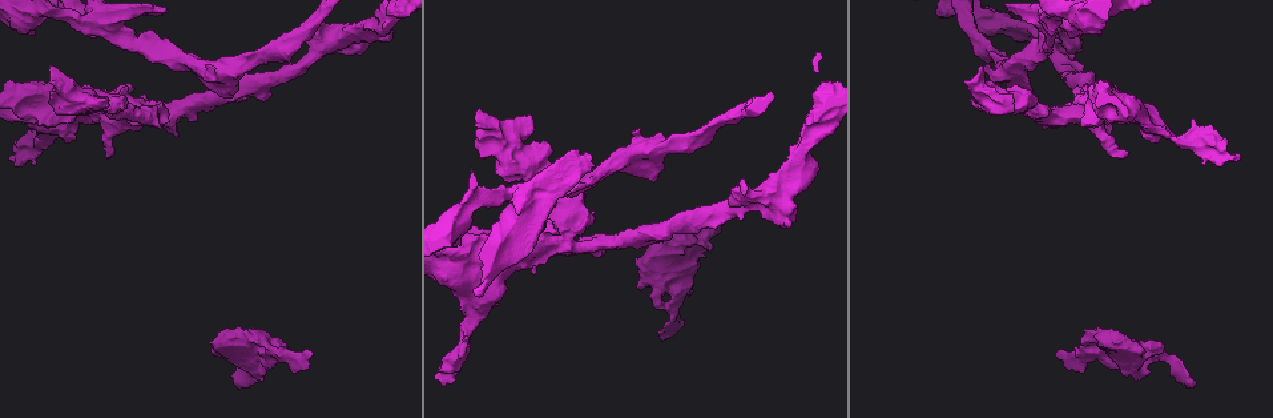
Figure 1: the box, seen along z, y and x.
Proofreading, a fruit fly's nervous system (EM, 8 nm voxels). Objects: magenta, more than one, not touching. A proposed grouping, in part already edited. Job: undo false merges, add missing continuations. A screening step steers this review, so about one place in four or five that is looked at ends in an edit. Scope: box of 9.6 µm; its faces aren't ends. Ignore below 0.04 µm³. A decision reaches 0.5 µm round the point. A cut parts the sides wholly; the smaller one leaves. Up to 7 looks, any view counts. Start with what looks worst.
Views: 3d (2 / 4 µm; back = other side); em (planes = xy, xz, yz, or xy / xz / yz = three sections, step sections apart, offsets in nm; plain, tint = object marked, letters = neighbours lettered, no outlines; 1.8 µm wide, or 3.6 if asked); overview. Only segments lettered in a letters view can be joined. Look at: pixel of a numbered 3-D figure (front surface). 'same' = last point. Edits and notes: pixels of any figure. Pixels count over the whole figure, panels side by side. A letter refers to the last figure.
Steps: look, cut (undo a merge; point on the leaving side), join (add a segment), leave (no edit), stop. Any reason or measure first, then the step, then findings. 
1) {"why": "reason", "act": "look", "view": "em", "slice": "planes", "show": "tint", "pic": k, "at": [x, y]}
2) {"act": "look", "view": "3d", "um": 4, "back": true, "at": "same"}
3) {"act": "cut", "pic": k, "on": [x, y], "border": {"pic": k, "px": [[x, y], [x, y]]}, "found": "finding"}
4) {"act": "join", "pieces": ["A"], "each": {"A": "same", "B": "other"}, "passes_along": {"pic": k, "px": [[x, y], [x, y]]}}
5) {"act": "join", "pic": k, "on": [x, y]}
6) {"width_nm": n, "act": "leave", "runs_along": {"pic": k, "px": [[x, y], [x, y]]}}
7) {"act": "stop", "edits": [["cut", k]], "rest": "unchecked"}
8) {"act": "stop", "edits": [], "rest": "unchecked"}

{"why": "stops while still wide", "act": "look", "view": "3d", "um": 4, "pic": 1, "at": [1117, 341]}

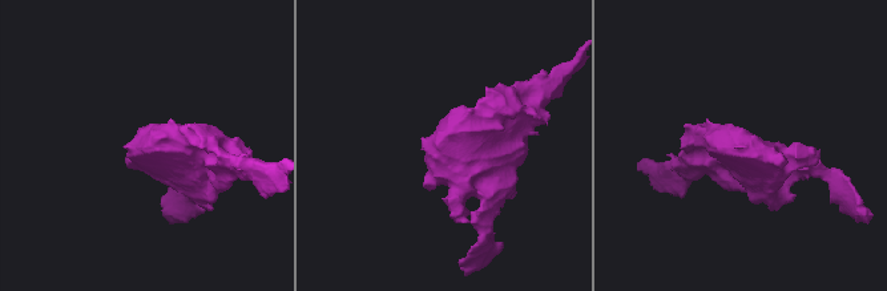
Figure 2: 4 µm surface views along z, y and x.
{"why": "need the tissue", "act": "look", "view": "em", "slice": "planes", "show": "letters", "pic": 2, "at": [743, 146]}

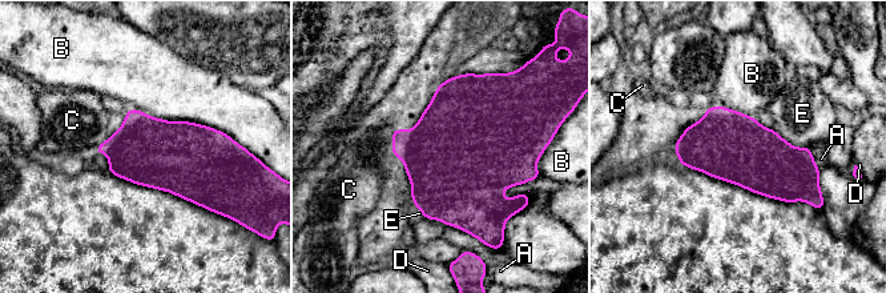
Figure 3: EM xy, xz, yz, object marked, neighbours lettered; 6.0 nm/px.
{"width_nm": 420, "act": "leave", "each": {"A": "other", "B": "other", "C": "other", "D": "other", "E": "other"}, "border": {"pic": 3, "px": [[125, 113], [124, 123], [96, 144]]}, "found": "no lettered segment goes on from it"}

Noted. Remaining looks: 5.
{"why": "branch stops here", "act": "look", "view": "3d", "um": 4, "pic": 1, "at": [118, 98]}

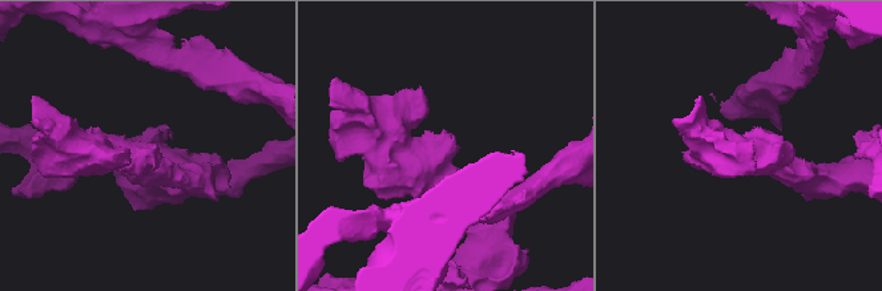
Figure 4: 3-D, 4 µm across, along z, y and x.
{"why": "now the EM", "act": "look", "view": "em", "slice": "yz", "step": 4, "show": "letters", "pic": 4, "at": [443, 133]}

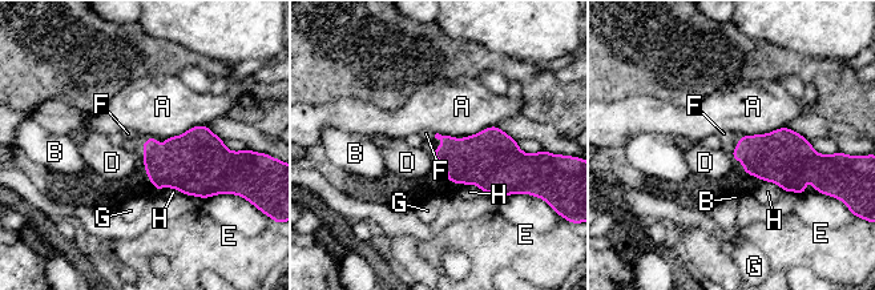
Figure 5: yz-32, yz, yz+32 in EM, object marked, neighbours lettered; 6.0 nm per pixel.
{"act": "leave", "each": {"A": "other", "B": "other", "D": "other", "E": "other", "F": "other", "G": "other", "H": "other"}, "border": {"pic": 5, "px": [[736, 148], [730, 154]]}, "found": "no lettered segment goes on from it"}

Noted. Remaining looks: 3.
{"why": "branch stops here", "act": "look", "view": "em", "slice": "planes", "show": "letters", "pic": 1, "at": [237, 372]}

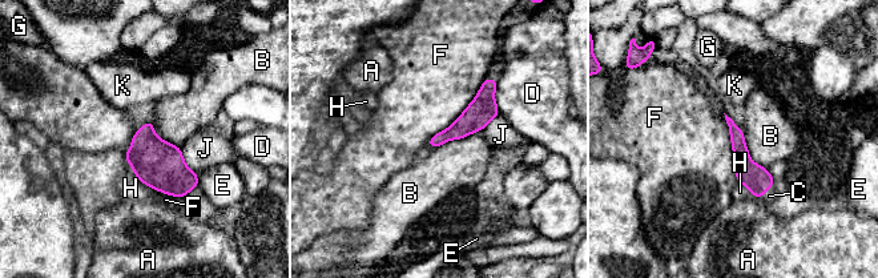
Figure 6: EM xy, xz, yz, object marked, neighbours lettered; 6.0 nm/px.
{"width_nm": 110, "act": "join", "pieces": ["C"], "each": {"A": "other", "B": "other", "C": "same", "D": "other", "E": "other", "F": "other", "G": "other", "H": "other", "J": "other", "K": "other"}, "passes_along": {"pic": 6, "px": [[756, 178], [765, 189], [769, 196]]}, "found": "it goes on there"}

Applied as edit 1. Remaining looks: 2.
{"act": "stop", "edits": [["join", 6]], "rest": "unchecked"}

